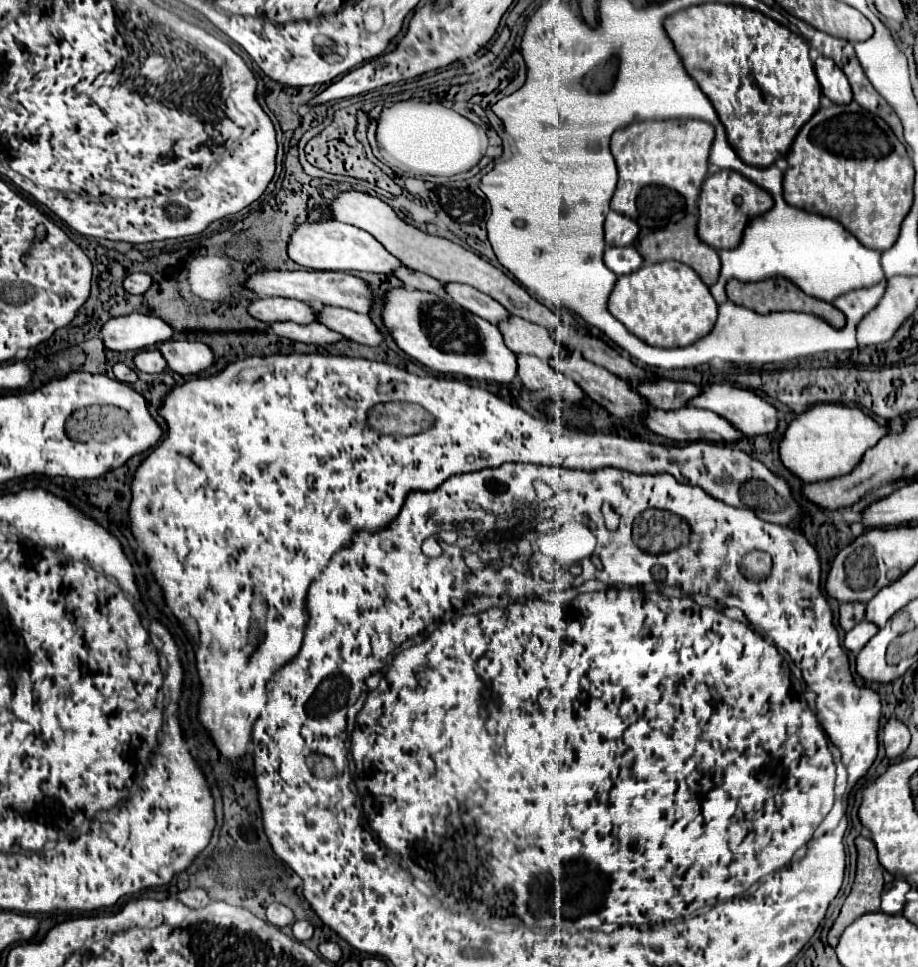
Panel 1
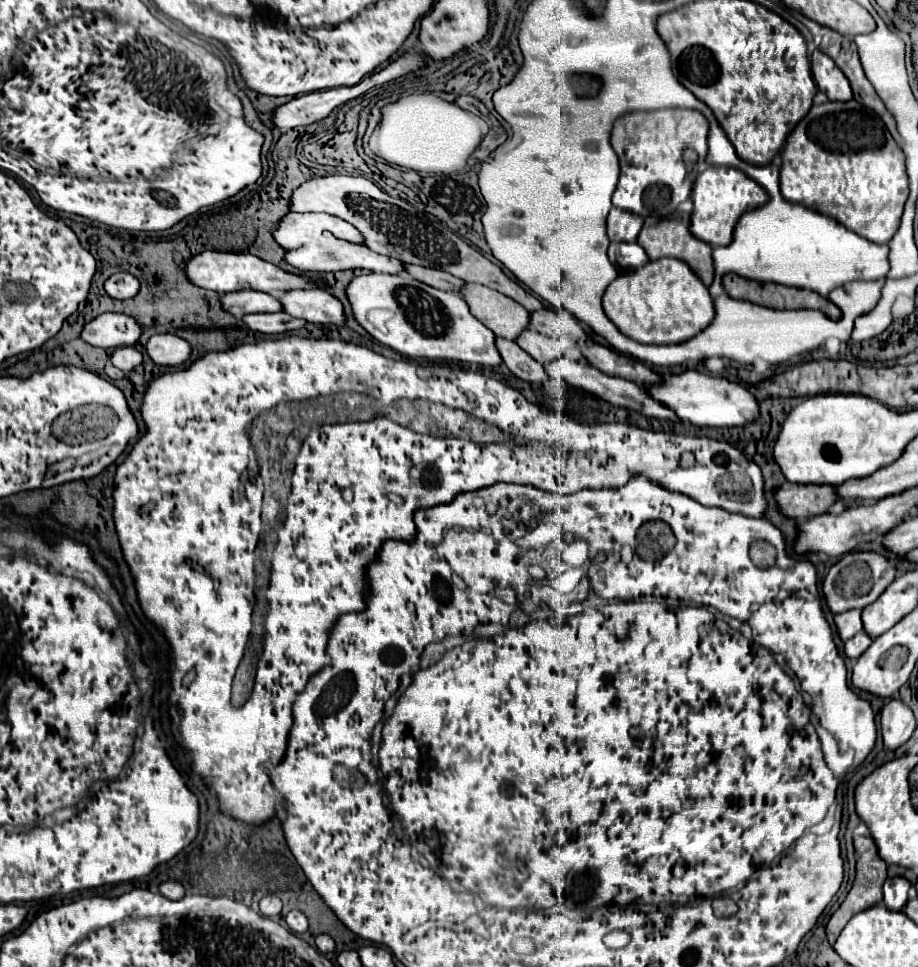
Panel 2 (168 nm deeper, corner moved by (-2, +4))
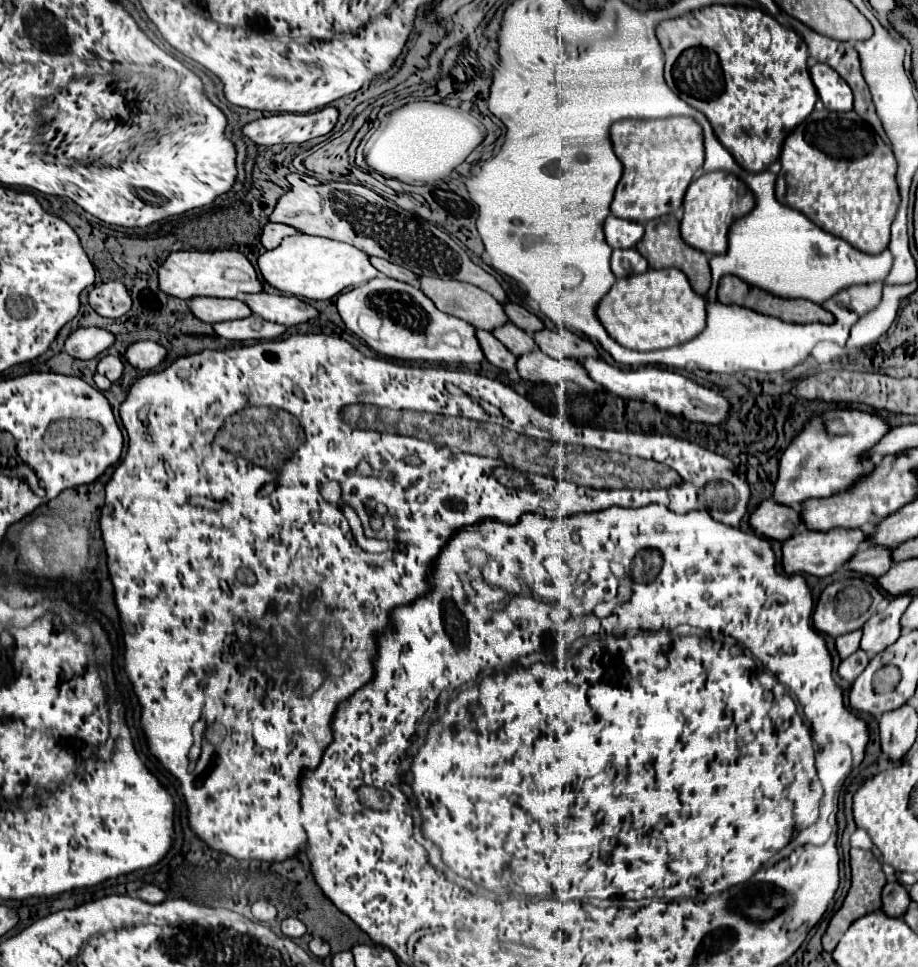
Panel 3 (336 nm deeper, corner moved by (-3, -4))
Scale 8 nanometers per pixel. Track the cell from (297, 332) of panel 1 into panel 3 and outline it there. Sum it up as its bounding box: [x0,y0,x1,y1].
[213,316,287,342]

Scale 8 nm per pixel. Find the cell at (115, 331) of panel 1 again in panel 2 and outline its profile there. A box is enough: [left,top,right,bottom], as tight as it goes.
[80,314,142,348]

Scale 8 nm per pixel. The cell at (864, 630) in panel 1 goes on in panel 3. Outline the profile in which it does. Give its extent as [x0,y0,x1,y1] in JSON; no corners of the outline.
[837,650,869,682]

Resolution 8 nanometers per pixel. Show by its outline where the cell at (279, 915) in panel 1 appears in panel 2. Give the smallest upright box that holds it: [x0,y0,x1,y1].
[260,896,282,916]

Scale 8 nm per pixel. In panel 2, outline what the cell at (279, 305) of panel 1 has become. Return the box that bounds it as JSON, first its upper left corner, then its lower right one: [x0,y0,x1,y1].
[220,290,280,318]

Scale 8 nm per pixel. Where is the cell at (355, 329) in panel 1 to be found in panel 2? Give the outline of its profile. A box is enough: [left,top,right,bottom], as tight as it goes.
[280,290,344,324]

